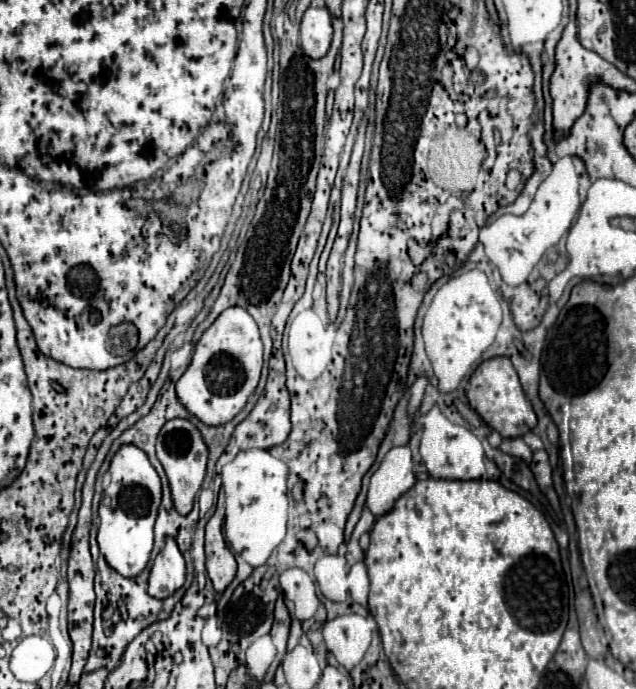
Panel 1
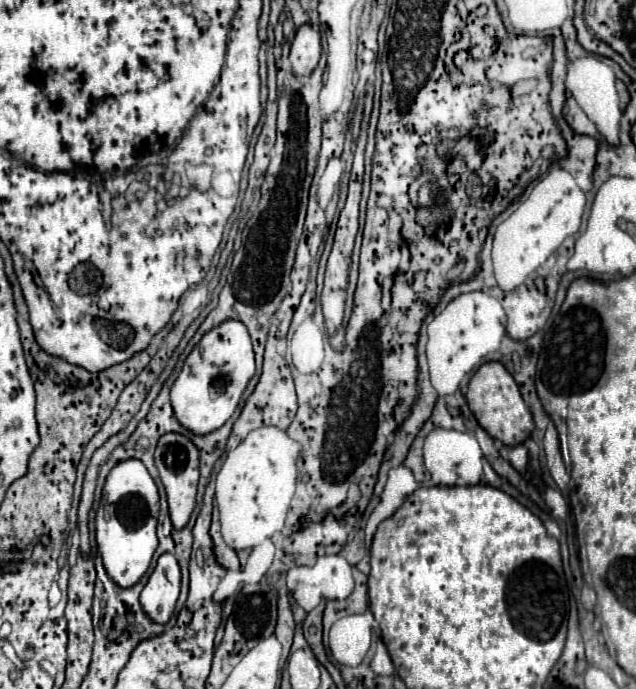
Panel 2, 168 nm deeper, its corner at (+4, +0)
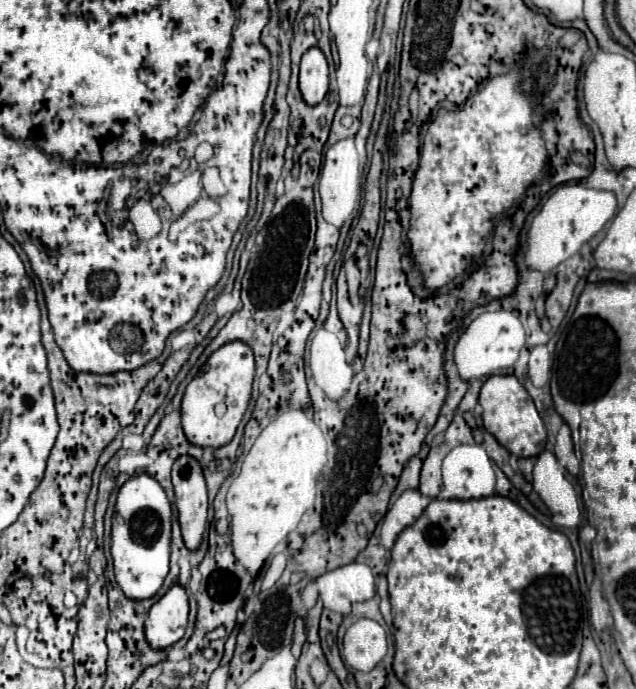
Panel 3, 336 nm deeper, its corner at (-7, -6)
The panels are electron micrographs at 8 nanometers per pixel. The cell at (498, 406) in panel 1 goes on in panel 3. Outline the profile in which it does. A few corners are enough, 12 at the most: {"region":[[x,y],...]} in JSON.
{"region":[[514,375],[480,389],[488,433],[516,457],[536,457],[546,427]]}

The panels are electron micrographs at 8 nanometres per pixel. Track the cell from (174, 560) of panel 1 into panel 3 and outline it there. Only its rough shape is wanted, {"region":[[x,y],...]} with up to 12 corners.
{"region":[[180,583],[152,605],[146,637],[154,649],[184,637],[188,595]]}

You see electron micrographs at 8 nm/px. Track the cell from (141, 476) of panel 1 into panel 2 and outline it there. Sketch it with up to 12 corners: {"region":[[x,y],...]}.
{"region":[[139,459],[107,475],[97,549],[133,587],[157,549],[159,493]]}

